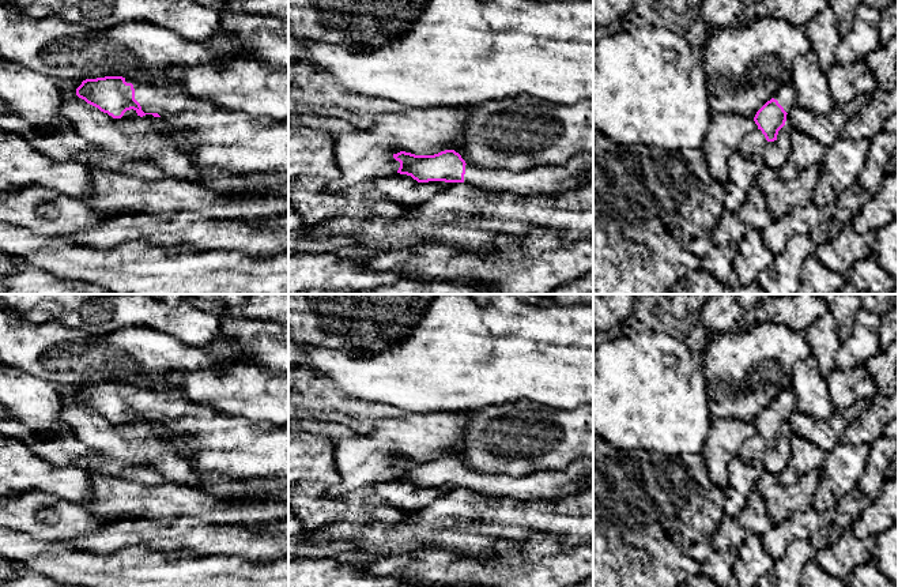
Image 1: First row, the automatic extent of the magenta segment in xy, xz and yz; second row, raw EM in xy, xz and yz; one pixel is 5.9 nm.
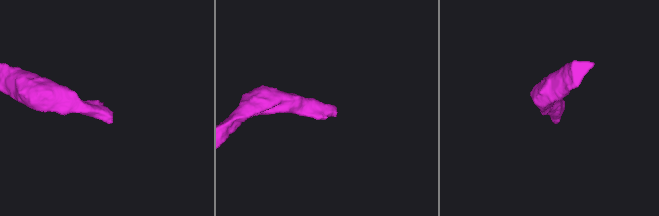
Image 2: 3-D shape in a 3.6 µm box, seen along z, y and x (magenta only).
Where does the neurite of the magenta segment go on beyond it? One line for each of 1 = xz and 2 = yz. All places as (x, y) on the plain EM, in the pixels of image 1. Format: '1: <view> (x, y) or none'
1: xz (543, 485)
2: yz (785, 401)

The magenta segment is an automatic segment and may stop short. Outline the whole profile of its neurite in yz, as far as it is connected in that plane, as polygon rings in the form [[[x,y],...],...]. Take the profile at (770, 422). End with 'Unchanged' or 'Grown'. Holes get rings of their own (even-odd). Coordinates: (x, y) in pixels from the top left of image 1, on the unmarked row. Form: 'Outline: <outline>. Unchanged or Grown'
Outline: [[[782,390],[777,399],[755,419],[754,426],[767,447],[777,445],[778,436],[785,430],[786,419],[796,411],[795,390]]]. Grown

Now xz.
Outline: [[[454,455],[434,460],[400,456],[393,463],[400,467],[397,478],[411,481],[418,488],[467,488],[486,496],[506,496],[528,503],[570,496],[586,478],[593,485],[593,458],[577,459],[565,470],[540,470],[522,477],[472,473]]]. Grown

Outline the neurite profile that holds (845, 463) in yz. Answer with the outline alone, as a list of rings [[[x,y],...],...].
[[[839,440],[826,454],[812,508],[822,513],[835,511],[838,501],[856,488],[869,455],[869,444],[854,445]]]

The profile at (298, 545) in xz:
[[[302,531],[288,539],[288,561],[297,557],[322,558],[336,556],[352,550],[355,543],[331,542],[331,541],[309,541],[307,535],[313,531]]]

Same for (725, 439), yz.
[[[713,417],[713,424],[701,452],[709,479],[718,488],[728,485],[728,467],[743,444],[758,433],[754,424],[742,419]]]

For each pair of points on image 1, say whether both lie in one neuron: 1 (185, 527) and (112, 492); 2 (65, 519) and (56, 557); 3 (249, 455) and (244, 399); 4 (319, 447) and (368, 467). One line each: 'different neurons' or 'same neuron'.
1: different neurons
2: different neurons
3: different neurons
4: different neurons

